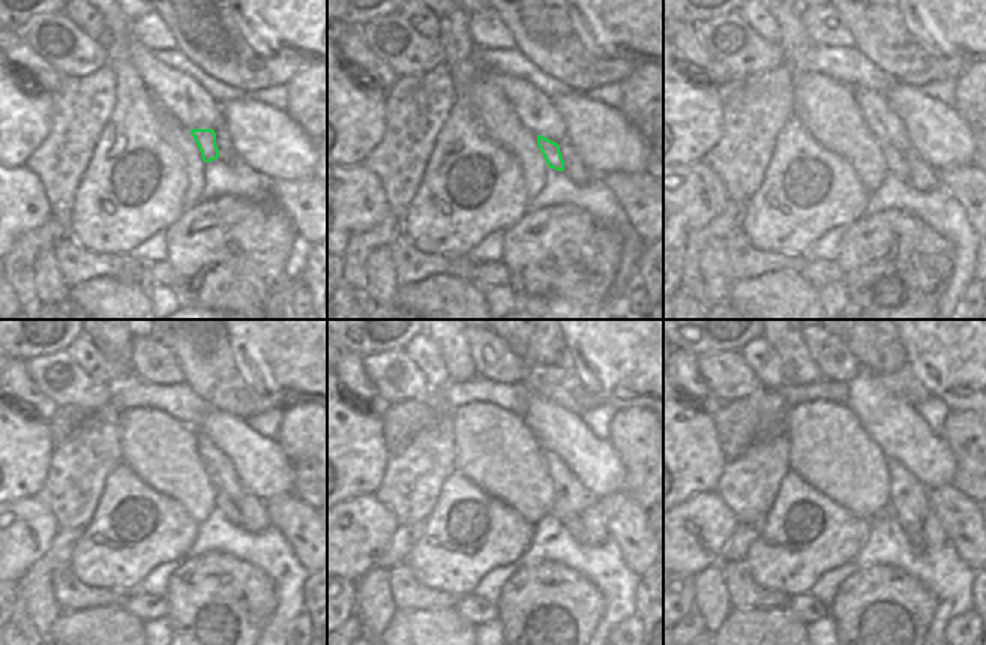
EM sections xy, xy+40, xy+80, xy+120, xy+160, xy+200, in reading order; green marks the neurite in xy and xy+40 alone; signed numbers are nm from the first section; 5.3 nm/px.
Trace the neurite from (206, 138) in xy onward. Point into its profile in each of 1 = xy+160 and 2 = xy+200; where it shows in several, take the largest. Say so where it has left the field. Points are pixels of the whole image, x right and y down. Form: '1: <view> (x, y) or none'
1: xy+160 (574, 524)
2: xy+200 (914, 533)

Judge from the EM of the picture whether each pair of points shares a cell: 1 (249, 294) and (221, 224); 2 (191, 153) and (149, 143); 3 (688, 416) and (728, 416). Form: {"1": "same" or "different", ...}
{"1": "same", "2": "different", "3": "different"}

